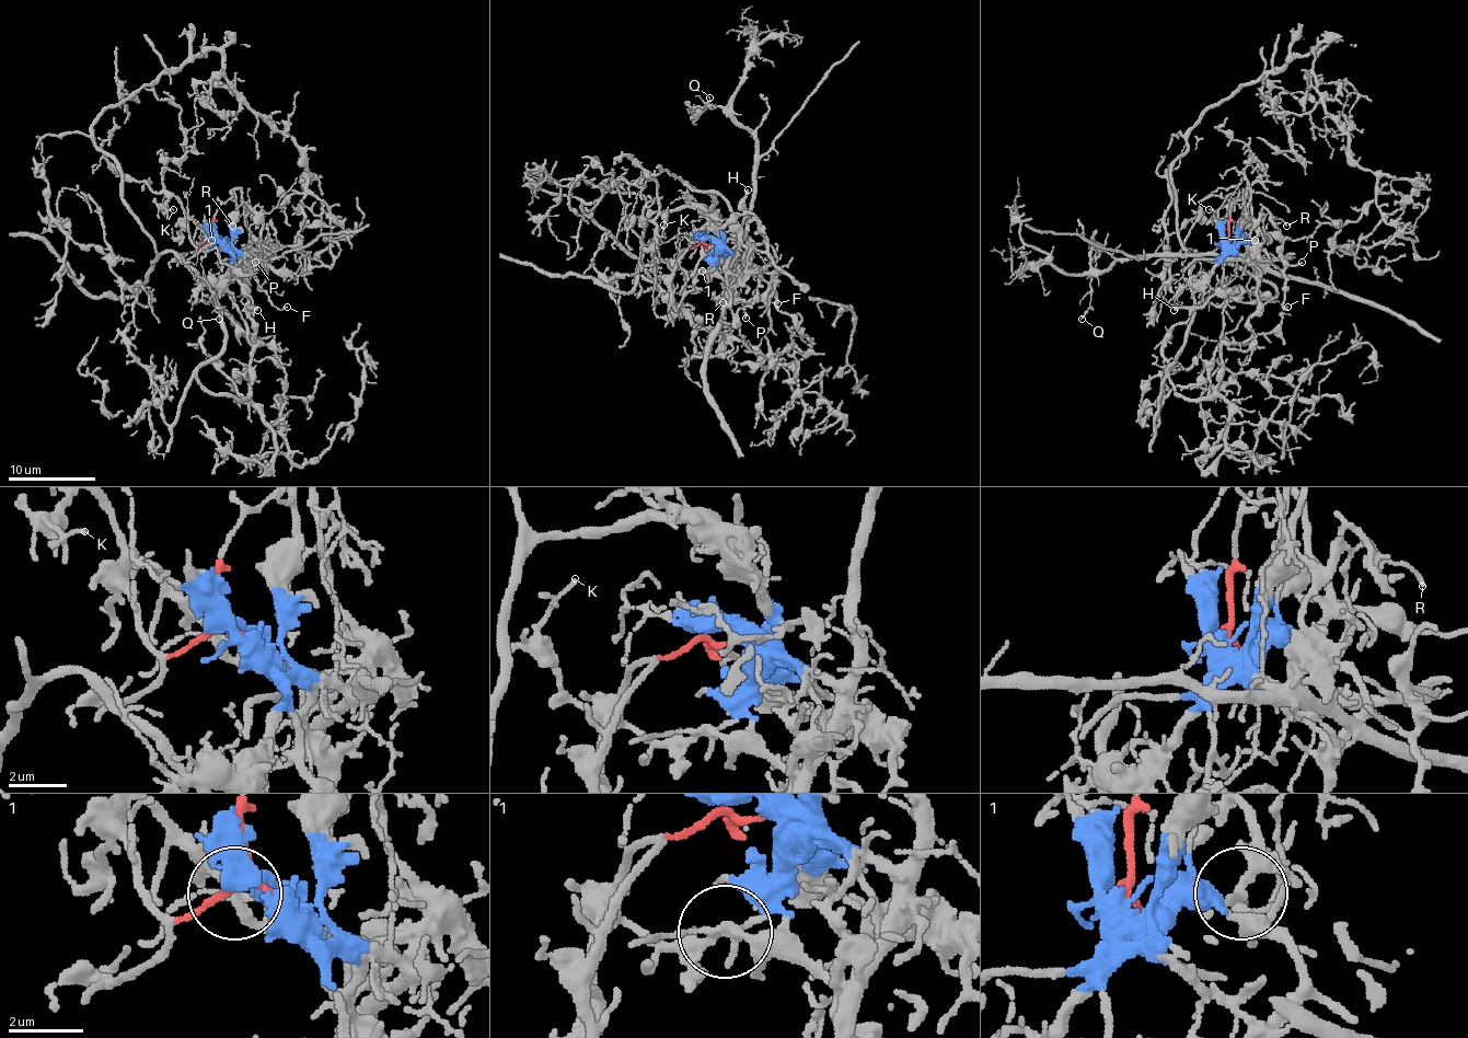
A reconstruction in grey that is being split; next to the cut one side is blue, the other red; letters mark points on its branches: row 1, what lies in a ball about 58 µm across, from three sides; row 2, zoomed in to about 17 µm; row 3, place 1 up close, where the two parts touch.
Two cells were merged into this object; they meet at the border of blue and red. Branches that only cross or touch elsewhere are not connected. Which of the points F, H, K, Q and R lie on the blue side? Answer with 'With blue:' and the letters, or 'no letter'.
With blue: H, Q, R

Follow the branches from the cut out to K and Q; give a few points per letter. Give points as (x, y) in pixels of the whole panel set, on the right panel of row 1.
K: (1227, 242), (1227, 238), (1232, 244), (1251, 214), (1251, 203), (1245, 196), (1223, 207), (1208, 209)
Q: (1227, 242), (1238, 257), (1132, 255), (1106, 270), (1090, 264), (1095, 249), (1099, 253), (1090, 306), (1082, 319)

